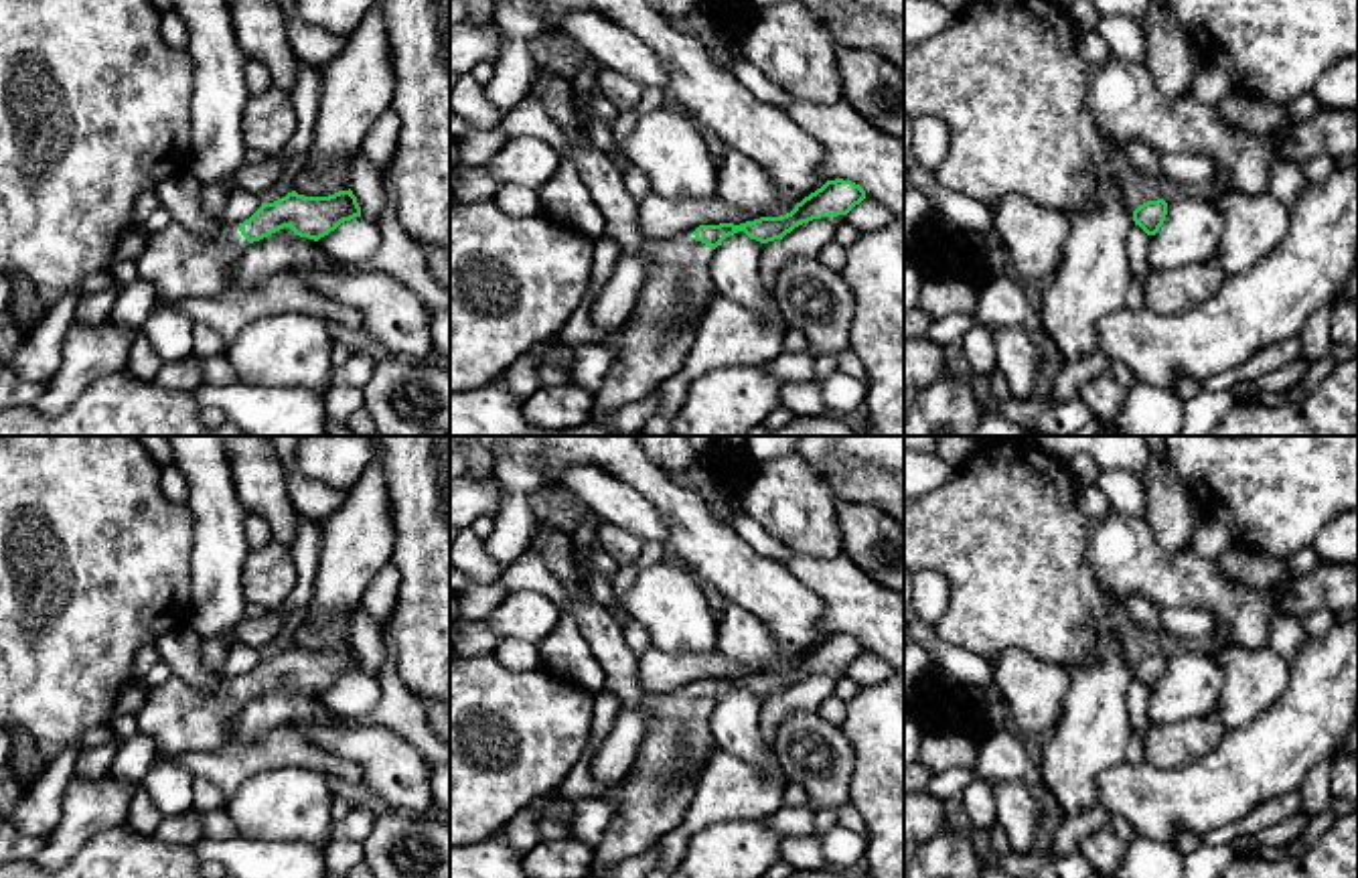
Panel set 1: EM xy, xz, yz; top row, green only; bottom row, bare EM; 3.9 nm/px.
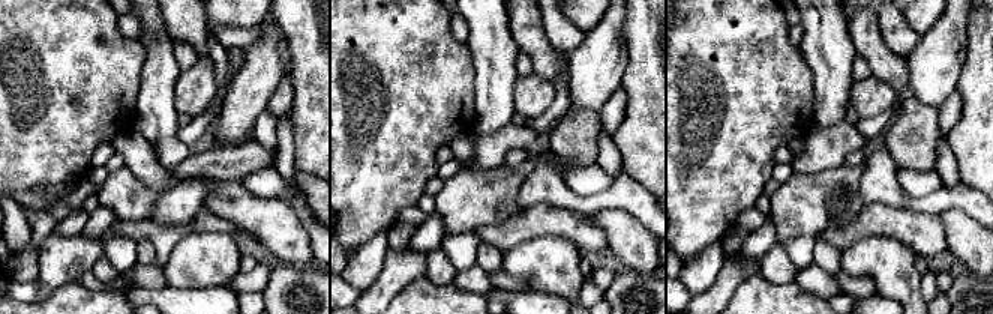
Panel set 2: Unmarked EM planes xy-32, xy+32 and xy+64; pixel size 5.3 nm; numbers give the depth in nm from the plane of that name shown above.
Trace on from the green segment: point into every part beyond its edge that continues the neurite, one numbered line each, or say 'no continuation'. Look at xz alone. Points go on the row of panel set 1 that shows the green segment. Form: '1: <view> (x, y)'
1: xz (655, 341)

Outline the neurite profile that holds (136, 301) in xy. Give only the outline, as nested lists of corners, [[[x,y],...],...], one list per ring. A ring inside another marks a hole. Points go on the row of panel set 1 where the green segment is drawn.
[[[144,280],[122,286],[120,296],[109,312],[109,320],[120,326],[142,331],[146,318],[156,308],[156,292]]]

